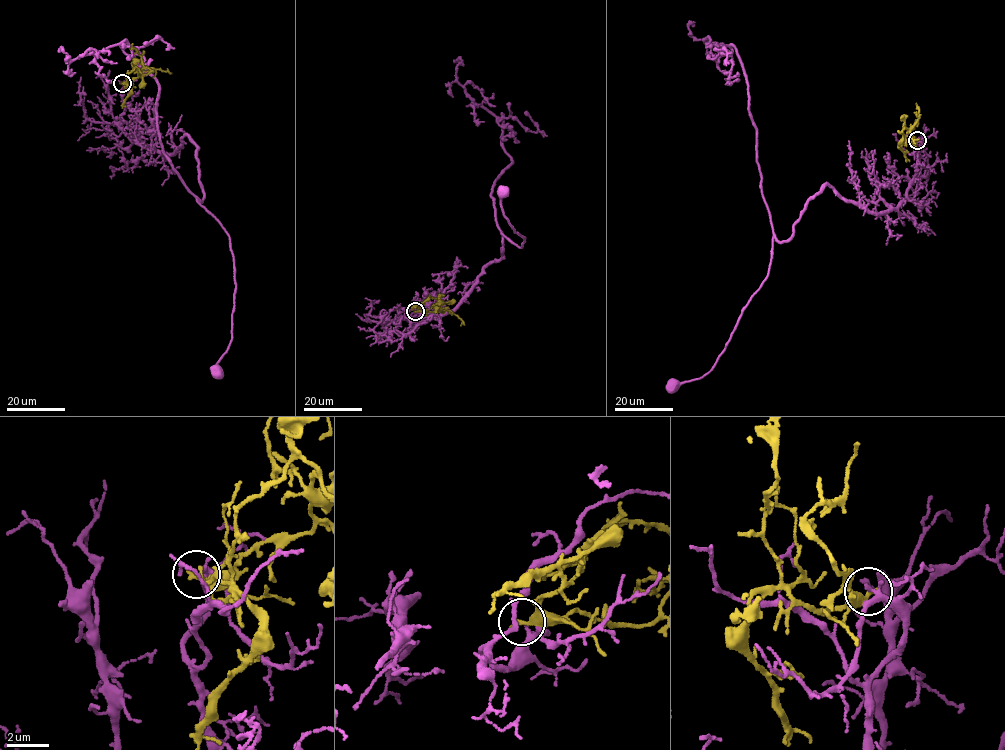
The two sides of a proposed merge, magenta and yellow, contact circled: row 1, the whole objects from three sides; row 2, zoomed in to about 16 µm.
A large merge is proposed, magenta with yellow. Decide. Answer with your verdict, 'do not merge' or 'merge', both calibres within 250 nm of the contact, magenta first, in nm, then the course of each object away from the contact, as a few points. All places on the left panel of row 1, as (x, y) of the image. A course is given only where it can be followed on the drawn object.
do not merge | 200/320 nm | magenta via (122, 82), (121, 125), (133, 141), (171, 155), (192, 139), (197, 201), (230, 241), (232, 337), (215, 371) | yellow via (122, 83), (136, 79), (142, 71), (167, 69)

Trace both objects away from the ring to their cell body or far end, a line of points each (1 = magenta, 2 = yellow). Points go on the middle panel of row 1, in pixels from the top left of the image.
1: (416, 311), (402, 318), (448, 314), (483, 270), (503, 257), (501, 233), (522, 246), (503, 214), (501, 192)
2: (415, 311), (430, 312), (445, 308), (462, 321), (460, 325)

